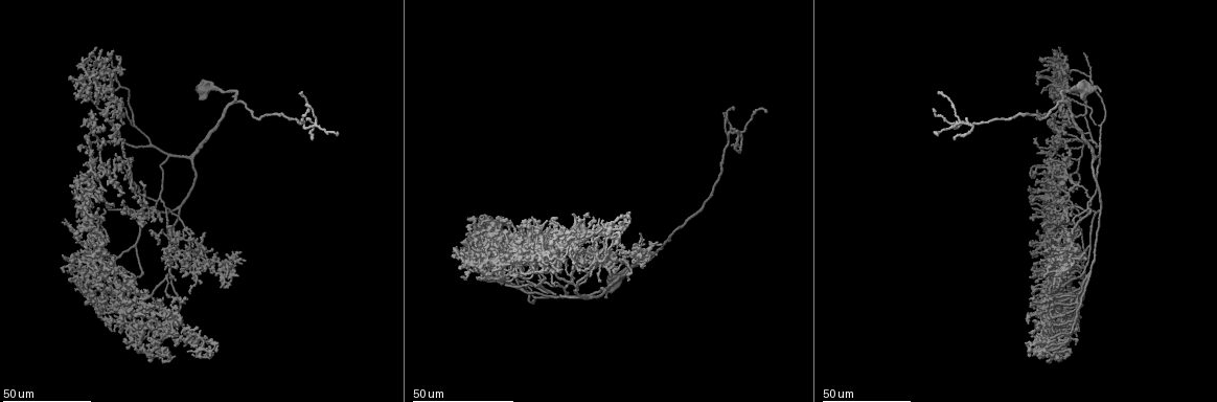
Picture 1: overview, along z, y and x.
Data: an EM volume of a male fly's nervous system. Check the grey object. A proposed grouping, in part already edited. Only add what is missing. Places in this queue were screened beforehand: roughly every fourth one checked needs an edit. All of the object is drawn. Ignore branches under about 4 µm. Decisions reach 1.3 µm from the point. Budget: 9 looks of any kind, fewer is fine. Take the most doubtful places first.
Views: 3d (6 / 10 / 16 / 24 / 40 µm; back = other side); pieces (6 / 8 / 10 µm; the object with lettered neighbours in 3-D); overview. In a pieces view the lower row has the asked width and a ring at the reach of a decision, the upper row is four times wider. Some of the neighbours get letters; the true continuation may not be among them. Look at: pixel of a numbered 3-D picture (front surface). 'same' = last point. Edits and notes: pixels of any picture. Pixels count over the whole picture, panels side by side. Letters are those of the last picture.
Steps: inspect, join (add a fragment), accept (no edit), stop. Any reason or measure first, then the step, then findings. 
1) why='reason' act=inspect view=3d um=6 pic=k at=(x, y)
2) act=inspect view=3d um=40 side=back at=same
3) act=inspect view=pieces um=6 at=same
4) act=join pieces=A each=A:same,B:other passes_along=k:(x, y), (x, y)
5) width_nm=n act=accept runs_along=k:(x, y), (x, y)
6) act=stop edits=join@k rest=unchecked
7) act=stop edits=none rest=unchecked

why='branch stops here' act=inspect view=3d um=40 pic=1 at=(1030, 186)

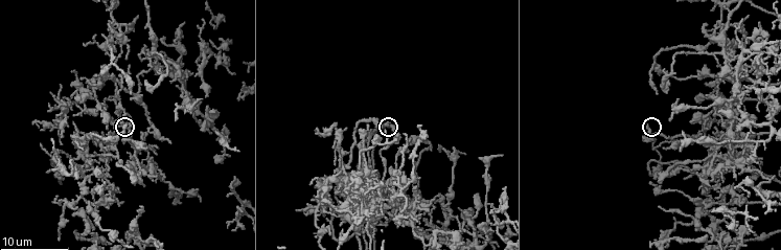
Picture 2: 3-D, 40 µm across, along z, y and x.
act=inspect view=pieces um=8 pic=2 at=(390, 123)

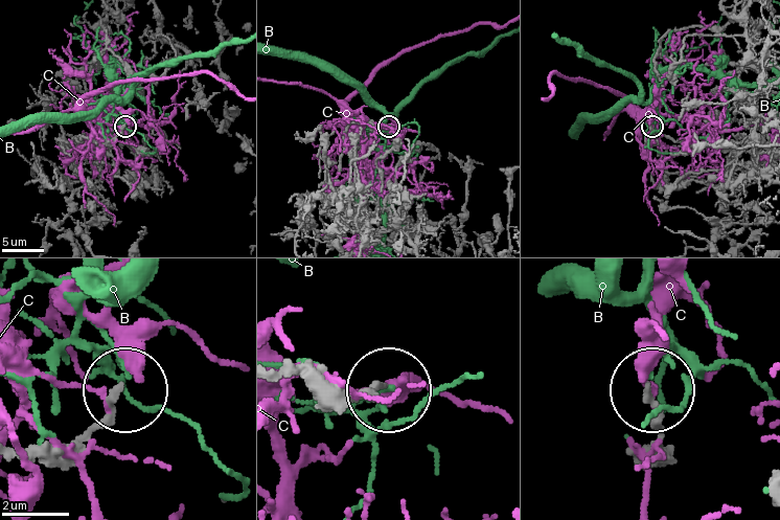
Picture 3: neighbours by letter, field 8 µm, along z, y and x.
act=accept each=B:other,C:other runs_along=3:(645, 448), (659, 434), (648, 394) found='none of them fits'

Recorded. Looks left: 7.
why='free end' act=inspect view=3d um=24 pic=1 at=(1084, 76)

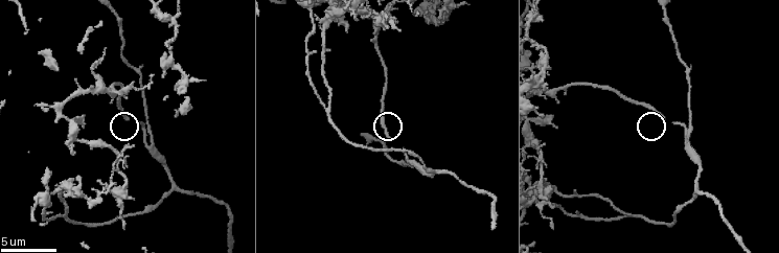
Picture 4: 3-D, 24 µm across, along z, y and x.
act=inspect view=pieces um=6 pic=4 at=(125, 117)

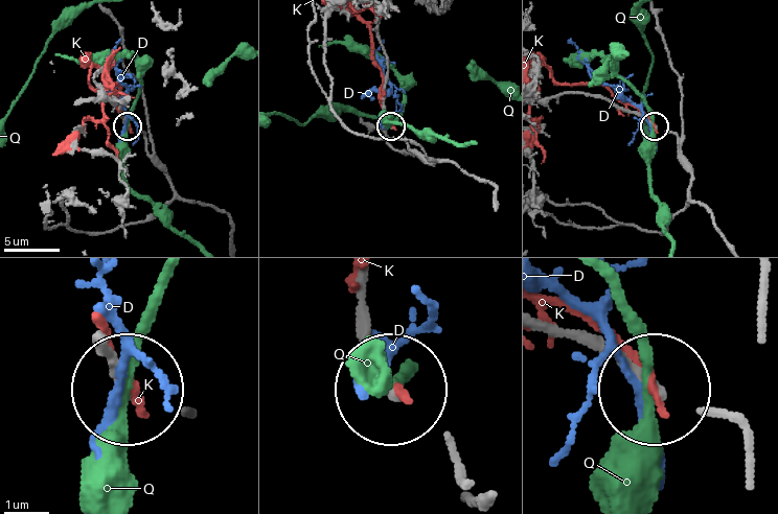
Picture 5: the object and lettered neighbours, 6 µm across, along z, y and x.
width_nm=210 act=accept each=D:other,K:other,Q:other runs_along=5:(95, 337), (126, 386) found='none of them fits'

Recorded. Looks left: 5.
why='an open end' act=inspect view=3d um=24 pic=2 at=(192, 74)

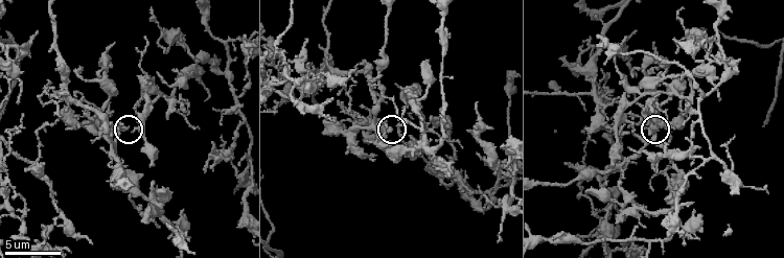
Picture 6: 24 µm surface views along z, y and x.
why='what lies round it' act=inspect view=pieces um=6 pic=6 at=(389, 131)

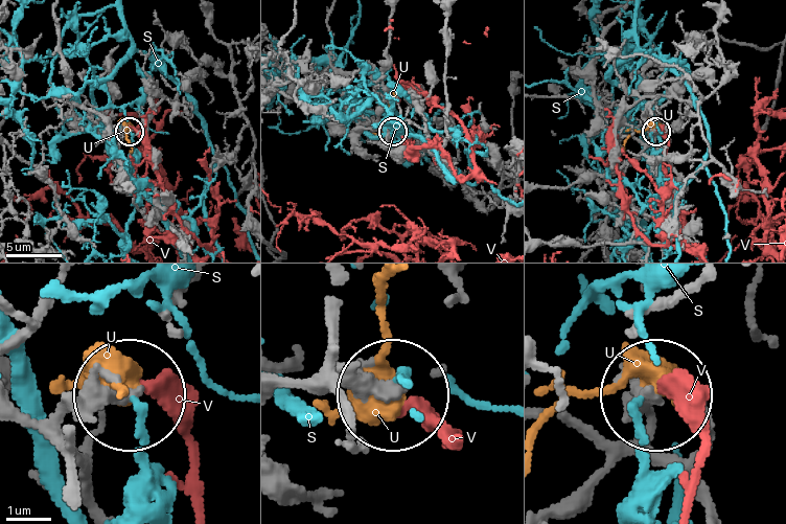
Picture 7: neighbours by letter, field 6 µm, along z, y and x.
act=accept each=S:other,U:other,V:other runs_along=7:(278, 381), (387, 396) found='none of them fits'

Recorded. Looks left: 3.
why='branch stops here' act=inspect view=3d um=24 pic=2 at=(672, 120)

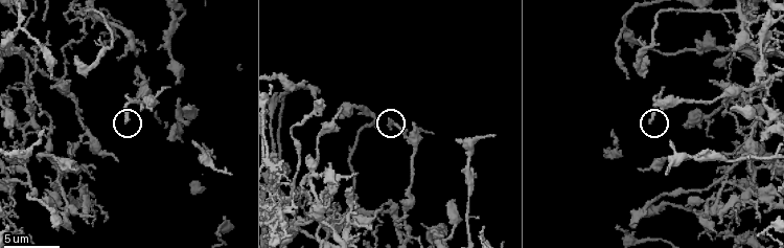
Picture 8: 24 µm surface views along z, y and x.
act=inspect view=pieces um=8 pic=8 at=(389, 120)

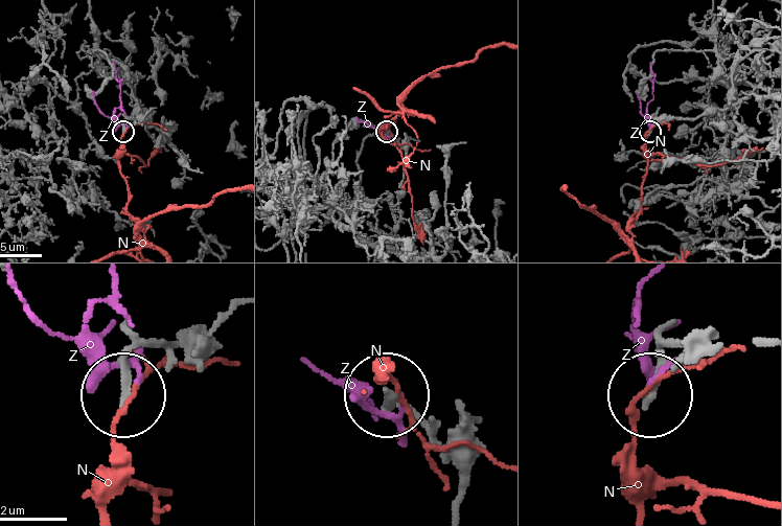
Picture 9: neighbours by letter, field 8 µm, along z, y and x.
act=accept each=N:other,Z:other runs_along=9:(454, 503), (460, 470), (387, 396) found='none of them fits'

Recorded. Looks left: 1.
act=stop edits=none rest=unchecked

